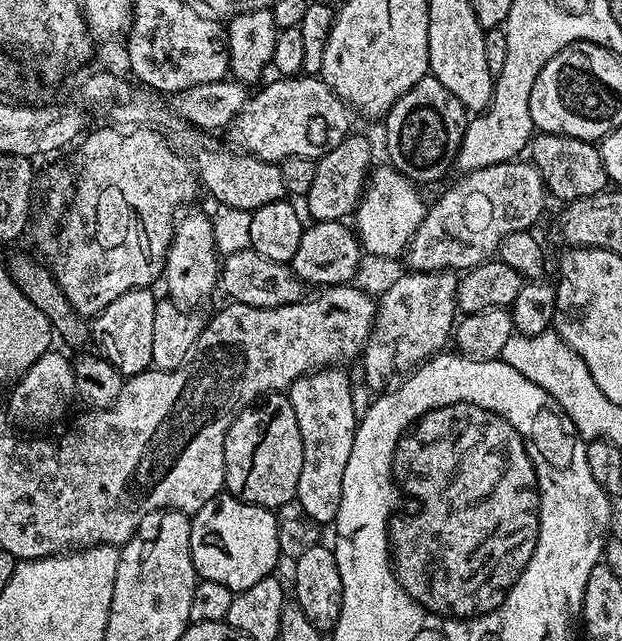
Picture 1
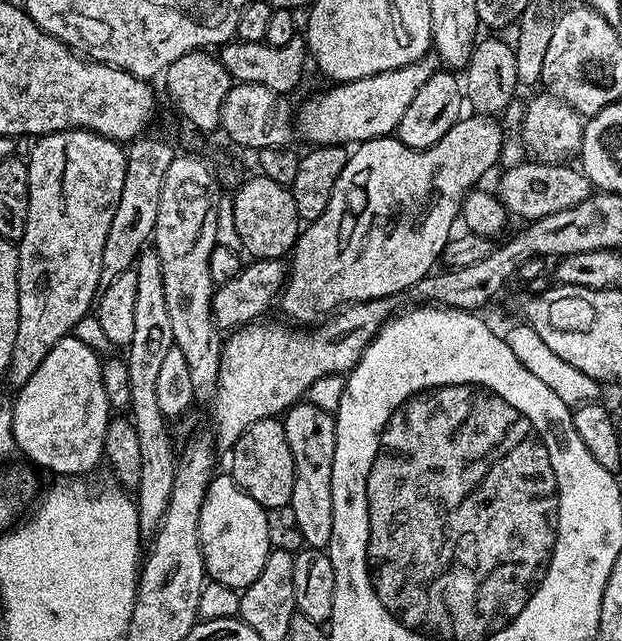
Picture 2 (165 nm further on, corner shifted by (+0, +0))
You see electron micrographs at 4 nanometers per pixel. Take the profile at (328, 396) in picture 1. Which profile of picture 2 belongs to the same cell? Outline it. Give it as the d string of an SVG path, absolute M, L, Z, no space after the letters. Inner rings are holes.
M307 402L292 405L283 413L286 442L294 454L294 519L302 529L302 538L310 548L327 549L334 534L334 506L332 505L332 475L334 474L334 446L336 445L336 417Z

